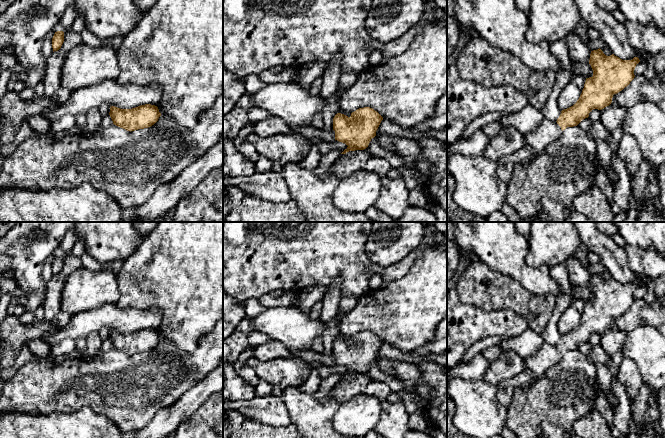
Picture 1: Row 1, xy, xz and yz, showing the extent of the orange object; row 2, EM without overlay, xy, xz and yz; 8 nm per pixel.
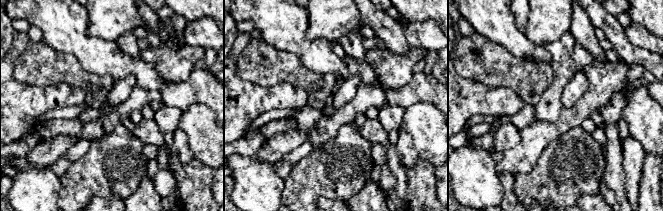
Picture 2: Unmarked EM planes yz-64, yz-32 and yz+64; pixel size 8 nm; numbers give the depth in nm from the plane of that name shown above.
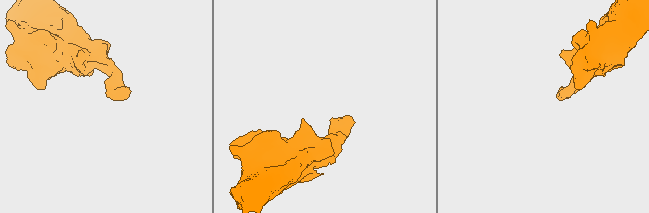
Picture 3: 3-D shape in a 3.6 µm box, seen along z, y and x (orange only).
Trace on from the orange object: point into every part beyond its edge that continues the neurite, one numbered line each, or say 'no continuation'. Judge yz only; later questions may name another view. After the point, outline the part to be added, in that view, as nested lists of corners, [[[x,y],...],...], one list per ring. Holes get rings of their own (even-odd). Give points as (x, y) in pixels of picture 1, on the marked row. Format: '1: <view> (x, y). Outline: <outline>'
1: yz (548, 131). Outline: [[[543,119],[534,131],[524,134],[525,145],[531,147],[531,154],[521,165],[526,166],[529,161],[542,153],[551,142],[560,138],[561,134],[561,127],[556,121]]]

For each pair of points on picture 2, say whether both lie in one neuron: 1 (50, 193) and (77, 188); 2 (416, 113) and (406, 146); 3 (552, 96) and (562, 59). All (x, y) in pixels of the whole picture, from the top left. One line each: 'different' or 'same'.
1: different
2: different
3: same

